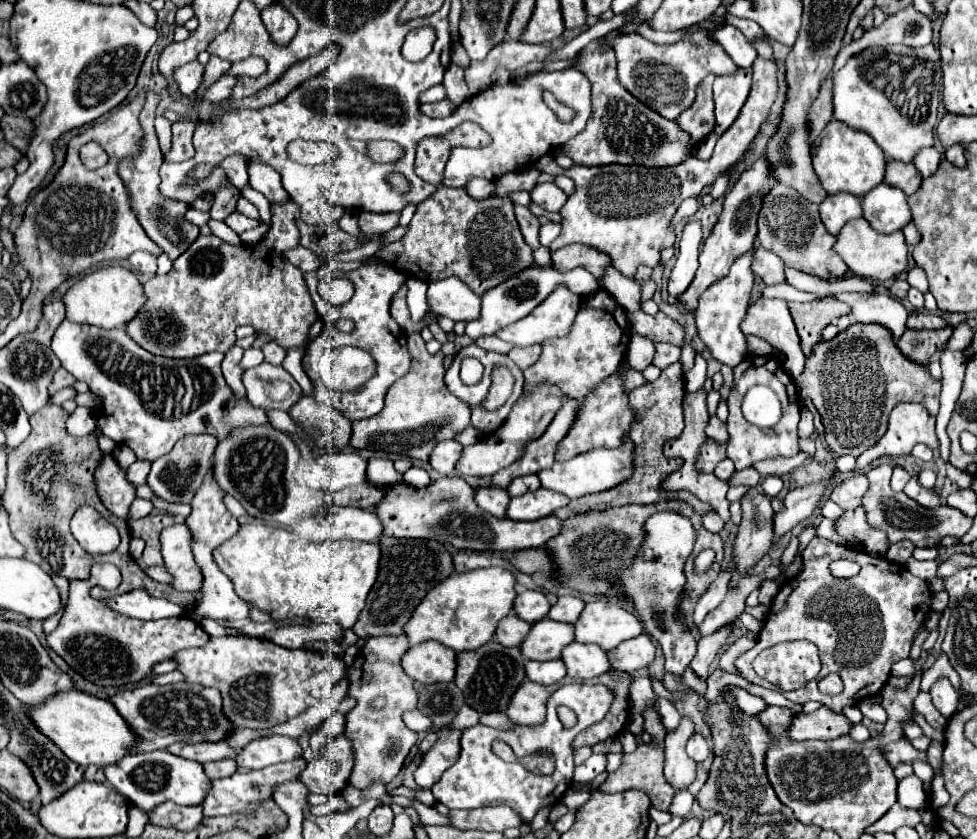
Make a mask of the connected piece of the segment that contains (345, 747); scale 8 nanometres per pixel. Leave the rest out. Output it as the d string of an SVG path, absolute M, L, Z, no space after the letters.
M339 735L331 739L311 763L307 763L299 781L309 789L309 793L321 793L327 797L339 795L349 783L353 763L353 743L345 735Z

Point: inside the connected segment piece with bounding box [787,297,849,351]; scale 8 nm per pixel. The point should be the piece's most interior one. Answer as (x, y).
(811, 318)

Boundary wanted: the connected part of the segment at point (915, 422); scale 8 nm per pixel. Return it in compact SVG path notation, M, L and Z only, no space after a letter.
M901 403L897 405L897 409L893 409L889 417L887 433L875 447L867 449L857 457L855 469L863 469L881 455L891 455L891 457L909 455L913 445L917 443L925 443L931 449L939 447L939 439L935 435L935 419L927 413L923 405Z

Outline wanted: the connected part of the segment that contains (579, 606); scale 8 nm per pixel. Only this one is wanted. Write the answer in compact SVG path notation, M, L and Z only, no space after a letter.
M565 595L565 597L559 597L555 605L551 605L547 617L553 619L553 621L563 621L563 623L575 623L577 617L581 615L583 611L583 599L575 597L575 595Z

